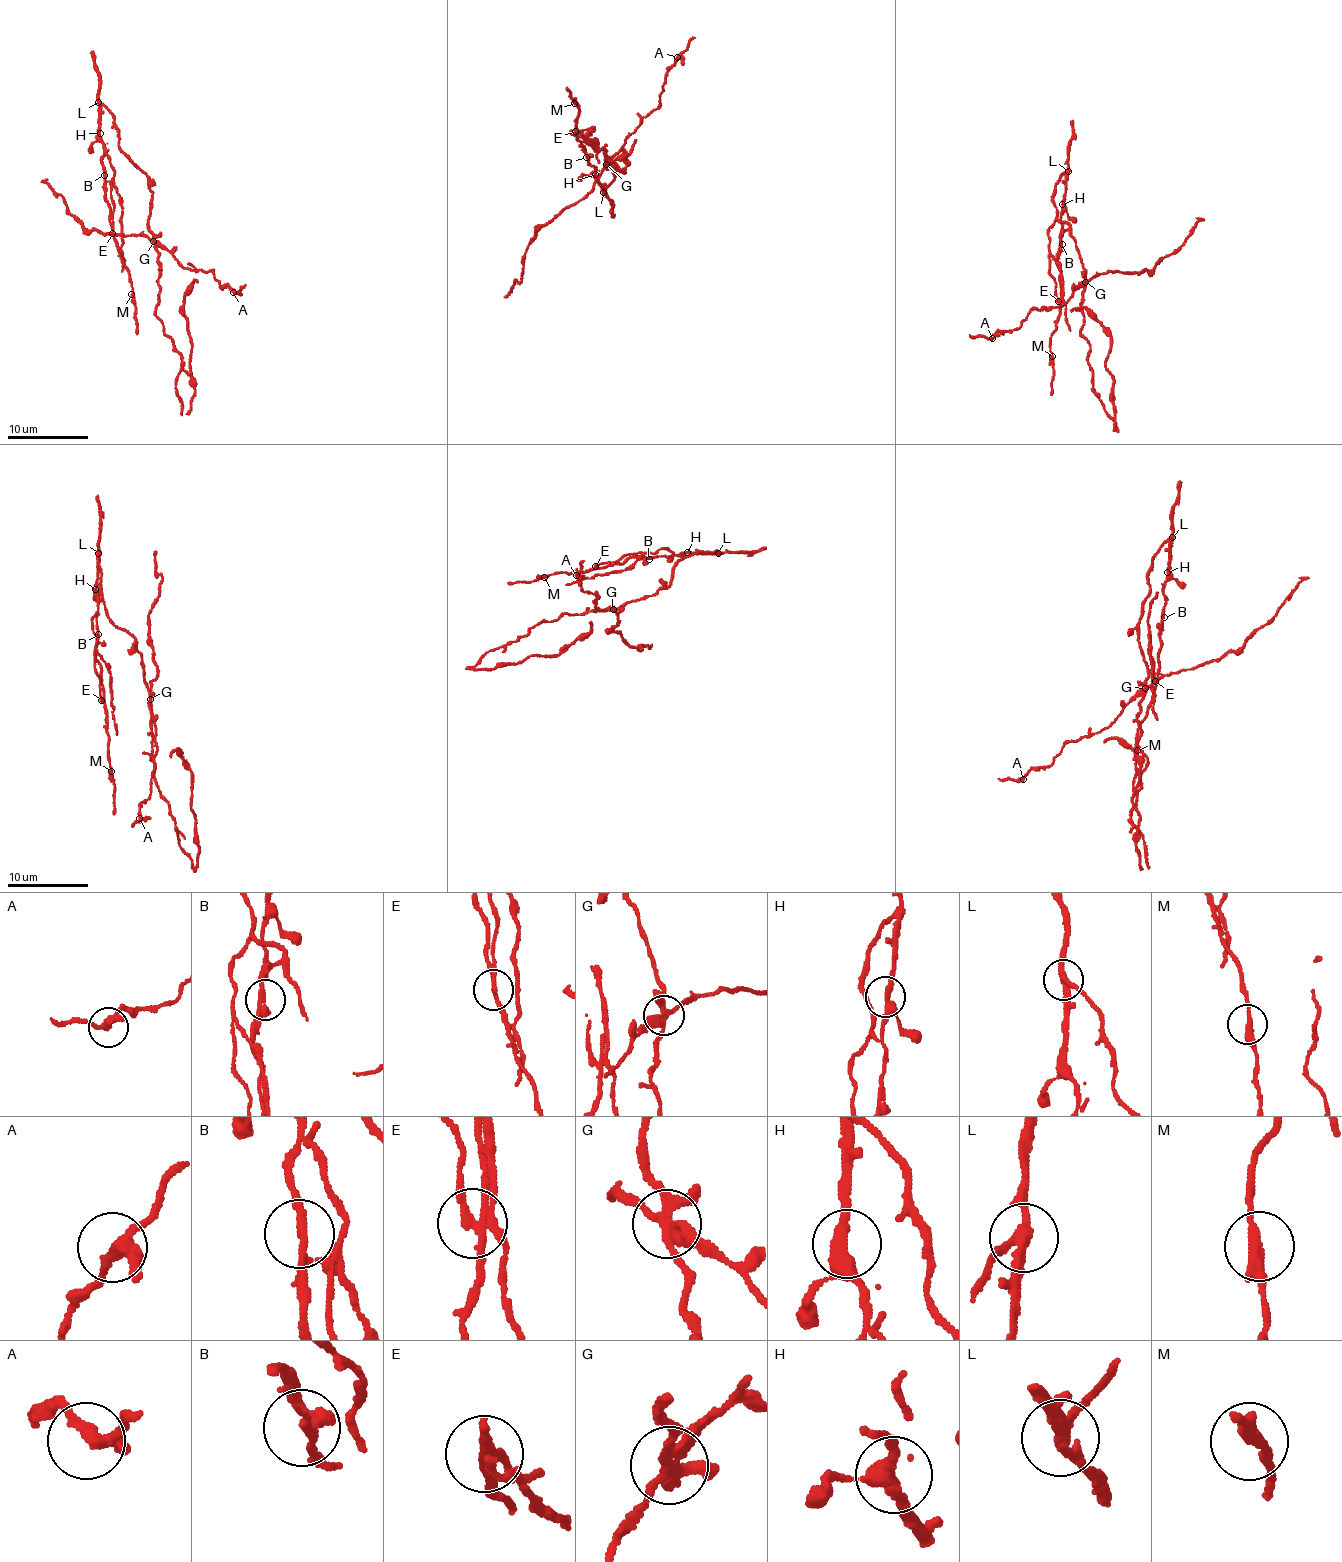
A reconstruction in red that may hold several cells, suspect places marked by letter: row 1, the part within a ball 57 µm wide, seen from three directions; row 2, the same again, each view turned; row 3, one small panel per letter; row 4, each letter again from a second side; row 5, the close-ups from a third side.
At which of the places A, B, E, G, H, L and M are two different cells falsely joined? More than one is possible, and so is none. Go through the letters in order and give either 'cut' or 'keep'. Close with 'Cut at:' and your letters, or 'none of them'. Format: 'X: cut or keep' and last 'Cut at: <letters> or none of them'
A: keep
B: keep
E: cut
G: cut
H: keep
L: cut
M: keep
Cut at: E, G, L

